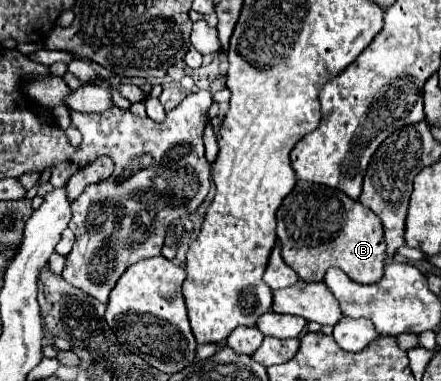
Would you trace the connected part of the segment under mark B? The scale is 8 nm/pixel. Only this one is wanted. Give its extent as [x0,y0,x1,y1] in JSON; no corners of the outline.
[276,180,386,284]

